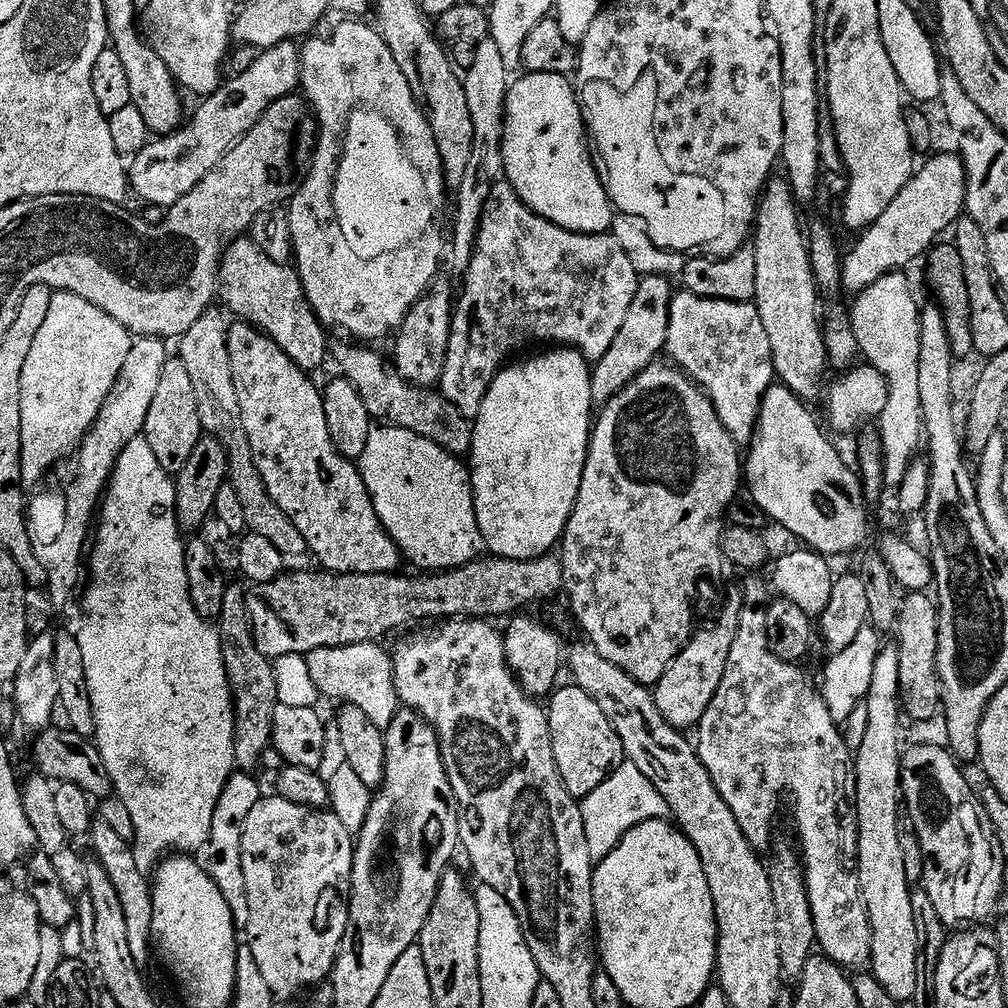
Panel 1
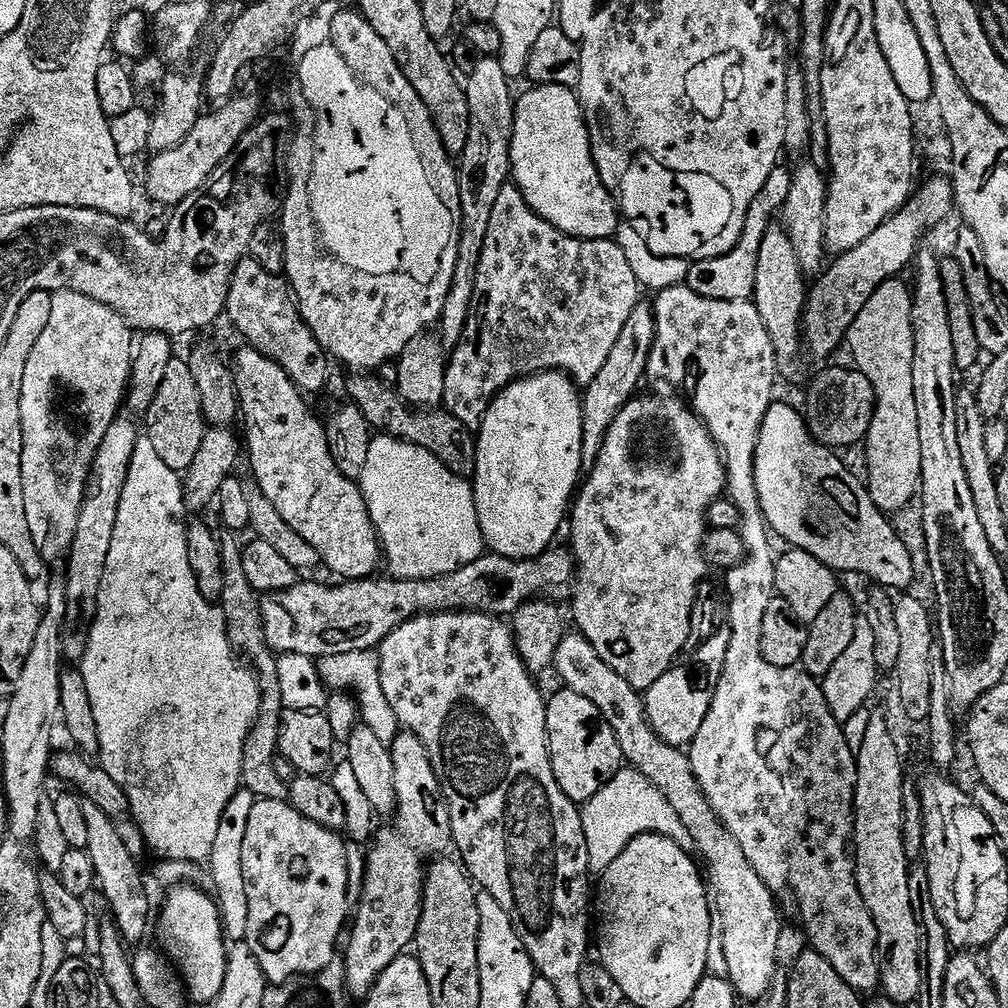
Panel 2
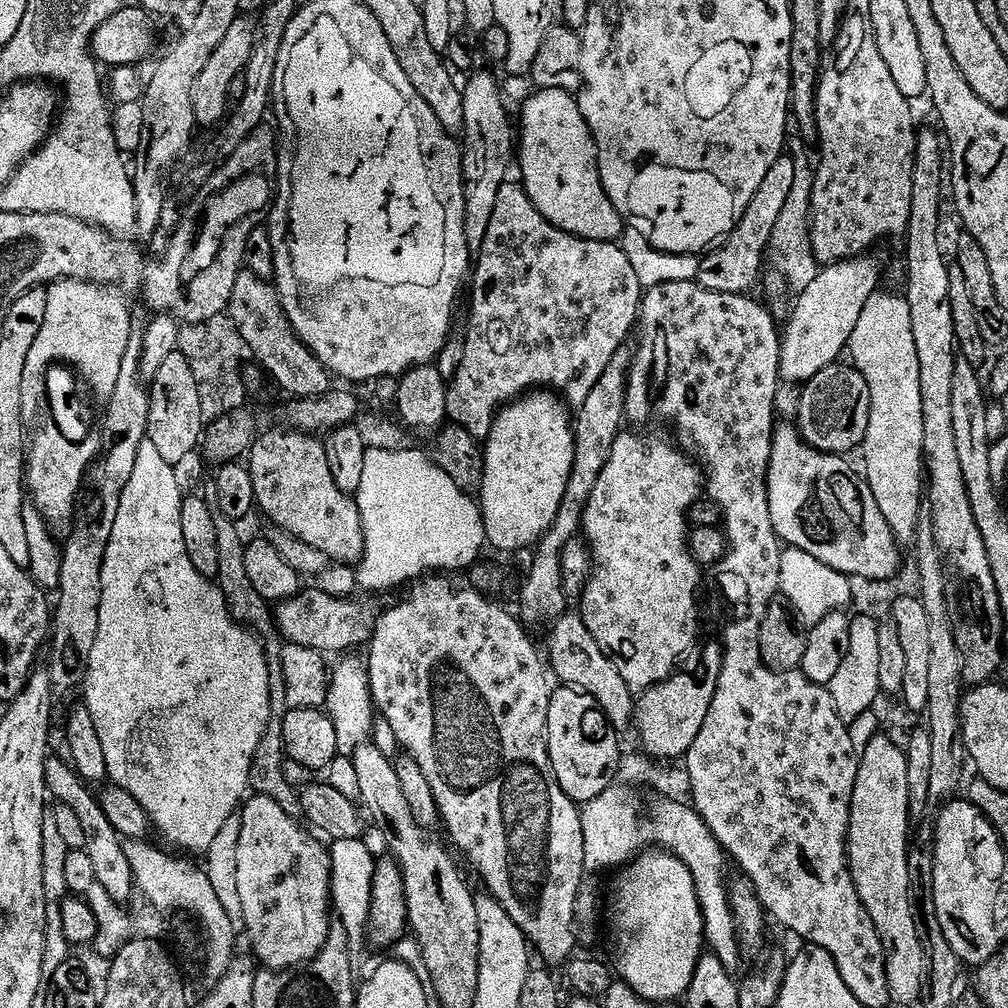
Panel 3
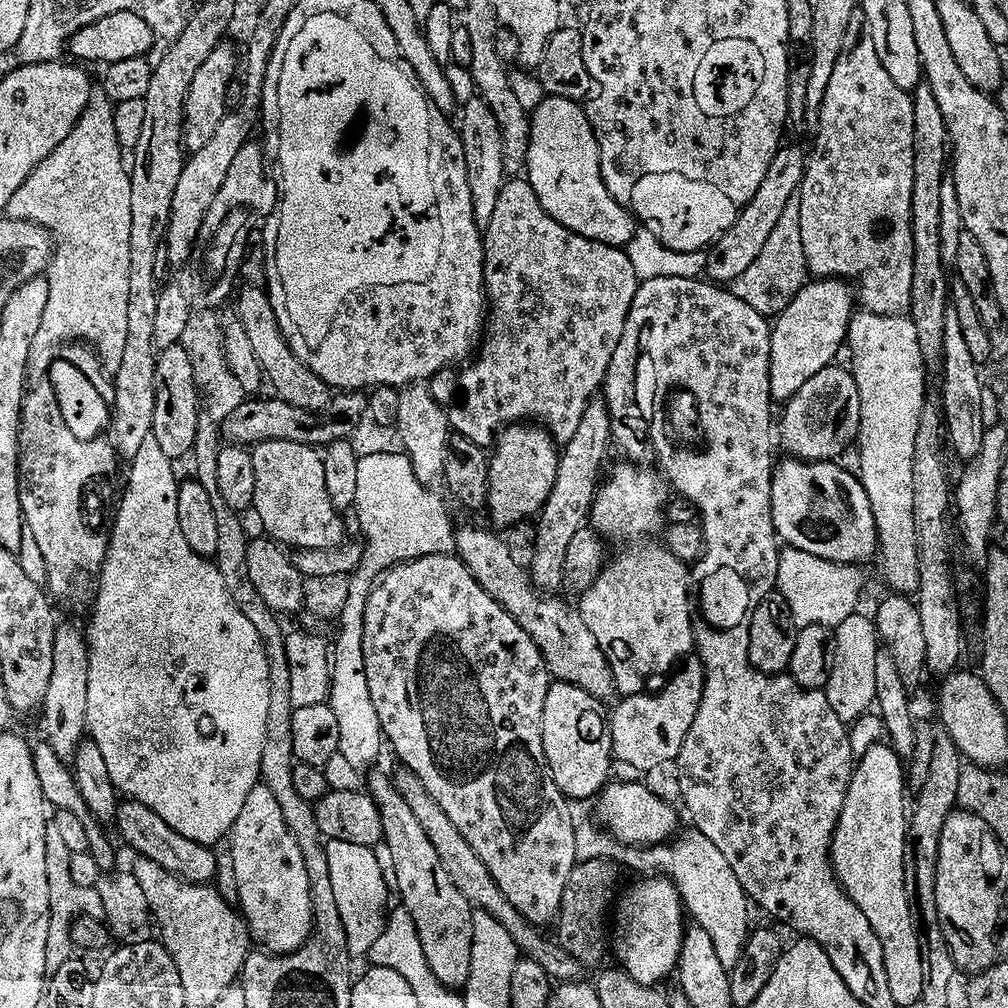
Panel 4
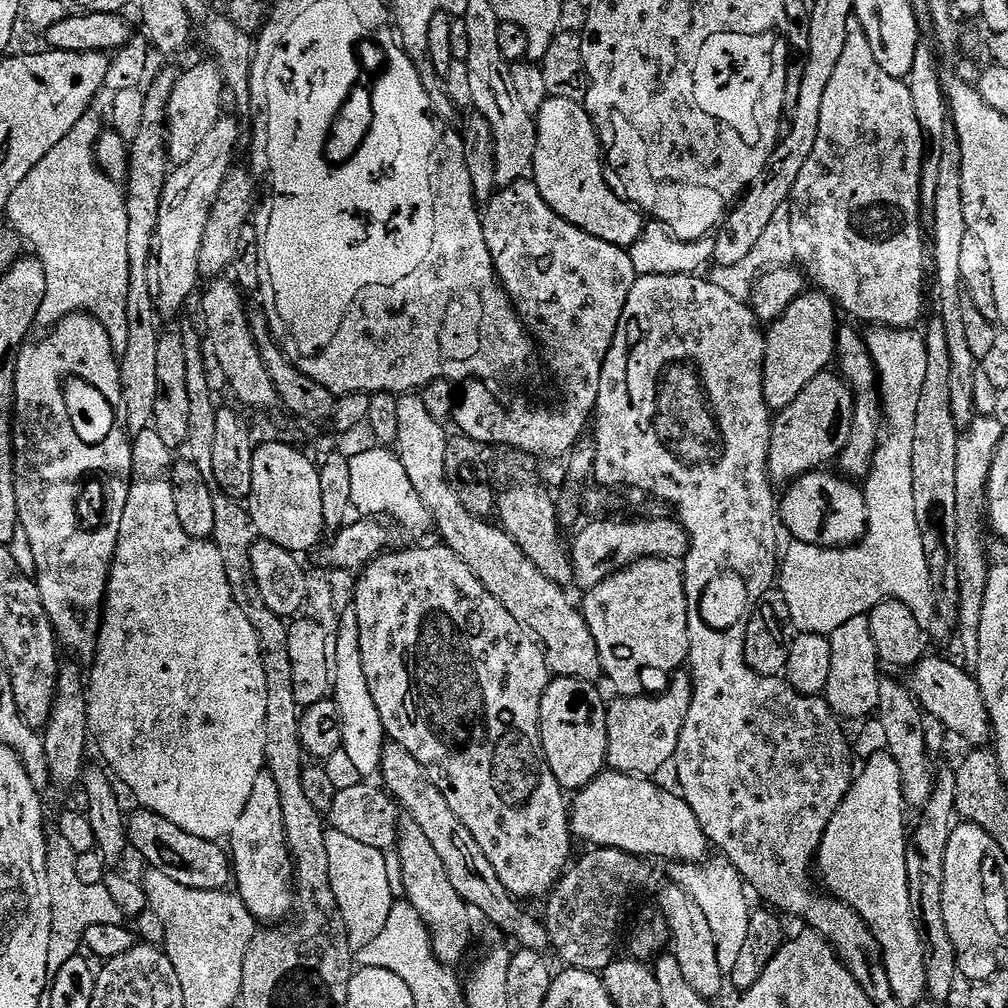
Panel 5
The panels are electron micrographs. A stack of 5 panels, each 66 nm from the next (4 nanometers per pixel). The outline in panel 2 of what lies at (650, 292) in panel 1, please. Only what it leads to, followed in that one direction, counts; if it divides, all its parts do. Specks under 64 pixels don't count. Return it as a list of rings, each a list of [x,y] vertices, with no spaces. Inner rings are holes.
[[[641,302],[632,311],[630,318],[626,318],[626,326],[622,326],[622,334],[618,334],[618,342],[614,342],[614,350],[610,350],[610,358],[606,358],[606,366],[602,366],[602,370],[598,370],[596,377],[583,389],[582,442],[585,465],[596,463],[614,418],[618,418],[628,401],[637,395],[636,387],[639,386],[640,379],[645,379],[655,337],[656,318],[653,305]]]

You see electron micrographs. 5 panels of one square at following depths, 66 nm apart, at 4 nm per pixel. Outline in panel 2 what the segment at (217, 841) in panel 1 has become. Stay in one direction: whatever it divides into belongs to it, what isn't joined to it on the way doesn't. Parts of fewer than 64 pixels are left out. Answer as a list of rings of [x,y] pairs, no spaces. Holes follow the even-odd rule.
[[[241,787],[224,810],[218,822],[218,834],[214,837],[214,850],[208,857],[207,867],[212,867],[212,880],[216,883],[215,899],[220,906],[220,920],[224,923],[224,934],[229,941],[247,940],[250,922],[250,902],[246,890],[246,878],[242,870],[242,842],[246,842],[246,826],[250,823],[250,814],[254,811],[258,797]]]

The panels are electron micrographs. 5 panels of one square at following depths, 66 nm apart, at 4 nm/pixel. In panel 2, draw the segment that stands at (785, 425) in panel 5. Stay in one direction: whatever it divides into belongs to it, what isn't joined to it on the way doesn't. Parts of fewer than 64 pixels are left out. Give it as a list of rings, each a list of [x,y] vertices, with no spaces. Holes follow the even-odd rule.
[[[847,367],[828,368],[818,373],[808,388],[808,430],[821,444],[833,450],[848,448],[859,440],[861,443],[867,437],[876,412],[876,391],[870,378],[855,367]]]

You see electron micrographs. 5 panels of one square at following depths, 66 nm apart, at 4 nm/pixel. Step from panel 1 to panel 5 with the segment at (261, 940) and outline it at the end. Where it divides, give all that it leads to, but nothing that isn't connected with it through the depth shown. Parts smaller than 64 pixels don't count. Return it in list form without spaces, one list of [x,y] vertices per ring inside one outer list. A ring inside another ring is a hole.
[[[266,770],[260,772],[254,781],[250,802],[246,802],[246,810],[242,810],[238,826],[234,826],[230,843],[234,888],[250,914],[257,922],[265,920],[263,923],[268,926],[287,921],[293,915],[296,904],[292,856],[288,852],[282,826],[282,802],[278,798],[278,785]]]

